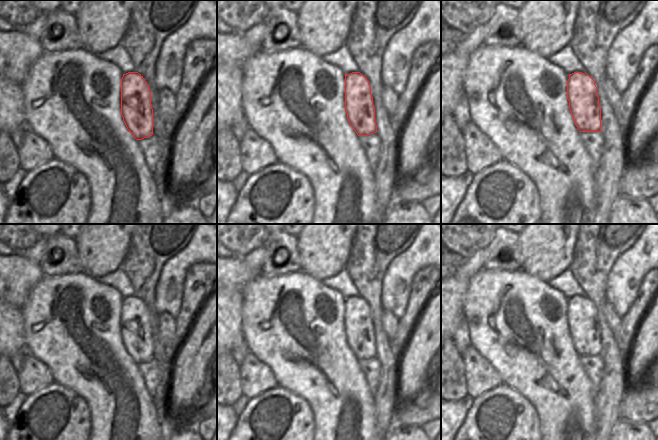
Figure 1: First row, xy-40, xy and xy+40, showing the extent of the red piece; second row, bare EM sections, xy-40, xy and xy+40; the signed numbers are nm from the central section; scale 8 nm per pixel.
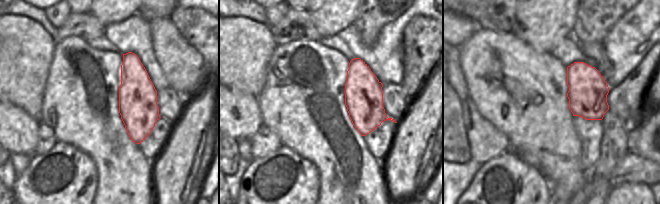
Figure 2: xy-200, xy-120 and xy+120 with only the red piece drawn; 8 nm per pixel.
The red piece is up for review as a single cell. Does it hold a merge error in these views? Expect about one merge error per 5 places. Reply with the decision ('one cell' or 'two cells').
one cell

